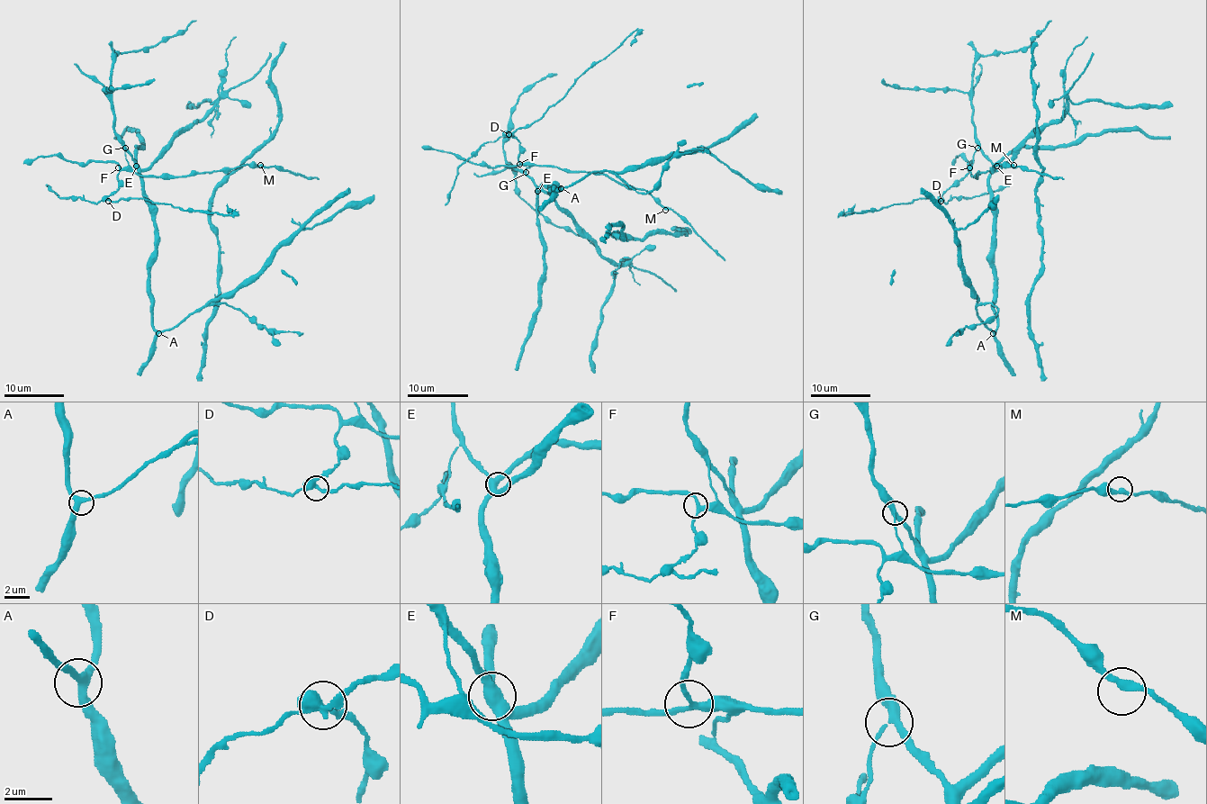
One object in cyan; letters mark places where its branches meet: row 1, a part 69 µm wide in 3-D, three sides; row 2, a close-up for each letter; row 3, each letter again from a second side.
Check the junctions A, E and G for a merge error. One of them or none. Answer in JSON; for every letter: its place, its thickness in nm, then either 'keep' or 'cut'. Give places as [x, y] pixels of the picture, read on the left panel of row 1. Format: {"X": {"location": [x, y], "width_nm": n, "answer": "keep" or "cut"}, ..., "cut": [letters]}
{"A": {"location": [158, 333], "width_nm": 360, "answer": "keep"}, "E": {"location": [136, 166], "width_nm": 440, "answer": "keep"}, "G": {"location": [125, 148], "width_nm": 300, "answer": "cut"}, "cut": ["G"]}

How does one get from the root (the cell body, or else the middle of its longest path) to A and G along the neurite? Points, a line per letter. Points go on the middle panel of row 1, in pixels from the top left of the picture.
A: (535, 184), (537, 186), (543, 184), (556, 188), (552, 190), (554, 193), (561, 188)
G: (535, 184), (526, 173)

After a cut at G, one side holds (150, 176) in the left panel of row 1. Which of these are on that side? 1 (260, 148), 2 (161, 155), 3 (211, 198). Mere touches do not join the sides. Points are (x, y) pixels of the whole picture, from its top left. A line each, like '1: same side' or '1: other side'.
1: other side
2: other side
3: other side

